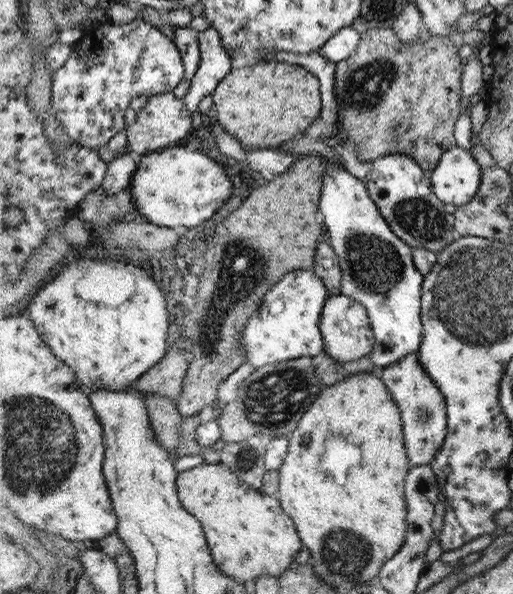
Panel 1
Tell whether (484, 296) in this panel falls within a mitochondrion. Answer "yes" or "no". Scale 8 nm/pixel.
yes

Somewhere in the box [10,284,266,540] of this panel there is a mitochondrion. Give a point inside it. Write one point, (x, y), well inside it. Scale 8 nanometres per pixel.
(246, 459)

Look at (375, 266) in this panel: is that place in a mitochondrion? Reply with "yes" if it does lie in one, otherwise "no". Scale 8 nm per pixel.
yes

